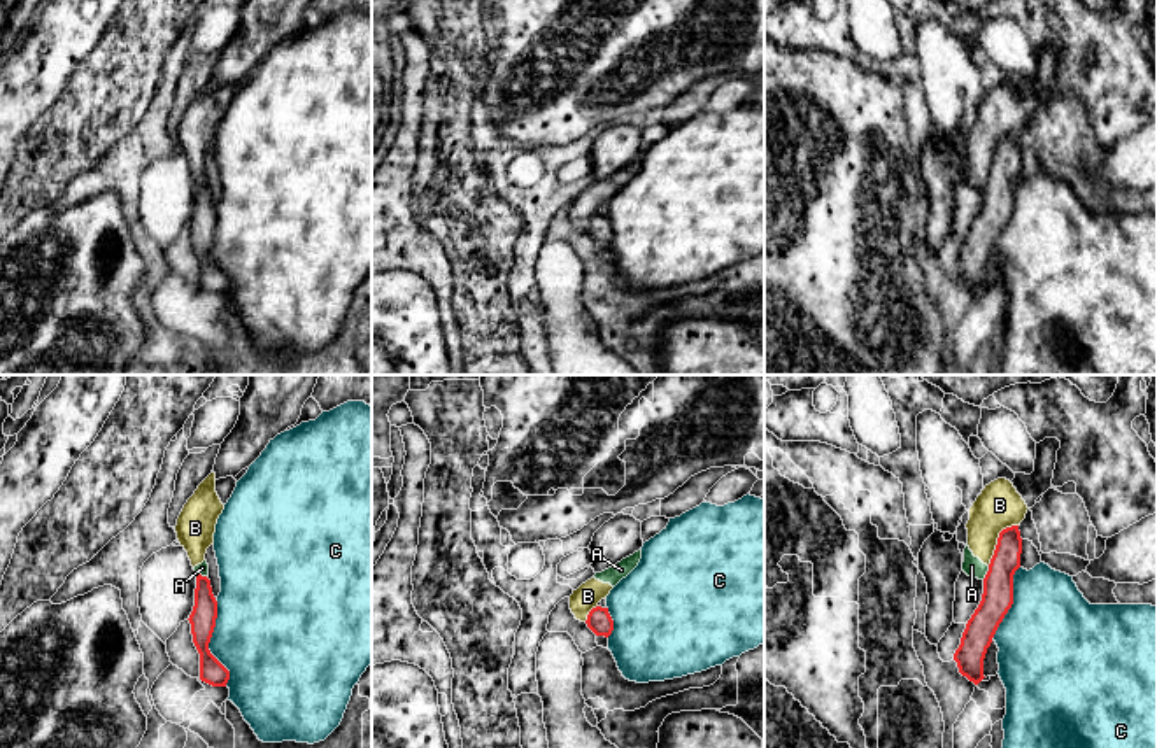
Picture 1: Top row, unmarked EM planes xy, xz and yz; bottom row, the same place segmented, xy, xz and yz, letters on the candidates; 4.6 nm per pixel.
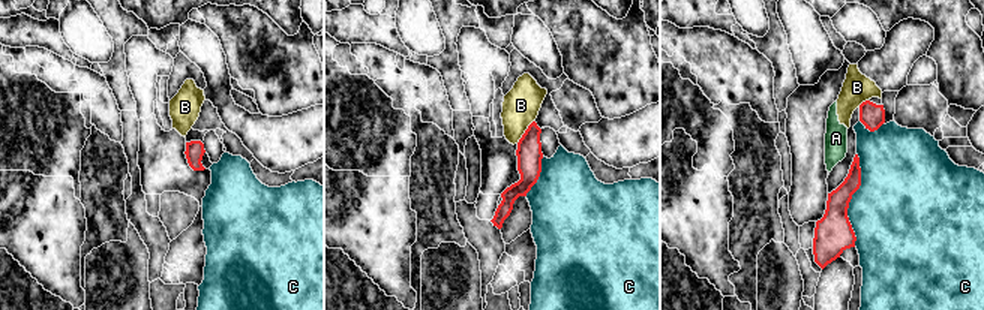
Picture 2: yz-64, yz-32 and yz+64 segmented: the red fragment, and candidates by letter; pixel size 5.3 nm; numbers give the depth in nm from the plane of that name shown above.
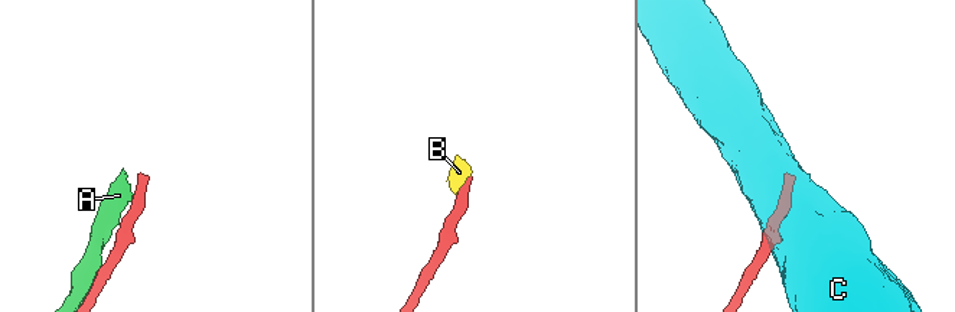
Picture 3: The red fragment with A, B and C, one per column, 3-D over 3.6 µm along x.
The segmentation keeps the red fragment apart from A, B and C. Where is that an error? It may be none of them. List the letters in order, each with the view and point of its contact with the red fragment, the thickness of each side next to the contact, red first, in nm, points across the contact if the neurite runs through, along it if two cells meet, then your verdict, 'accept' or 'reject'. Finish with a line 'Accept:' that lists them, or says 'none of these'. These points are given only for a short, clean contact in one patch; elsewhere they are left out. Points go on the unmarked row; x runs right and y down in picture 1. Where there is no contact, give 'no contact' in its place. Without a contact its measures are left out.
A: meets red in yz at (987, 181); 140 nm thick on the red side, 90 nm on the other; reject
B: meets red in yz at (998, 148); 140 nm thick on the red side, 200 nm on the other; border along yz (1017, 132), (1007, 134), (1000, 141), (994, 162), (987, 172); reject
C: meets red in xy at (209, 249); 120 nm thick on the red side, 460 nm on the other; reject
Accept: none of these

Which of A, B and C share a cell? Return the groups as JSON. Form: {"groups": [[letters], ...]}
{"groups": [["A", "B"], ["C"]]}

